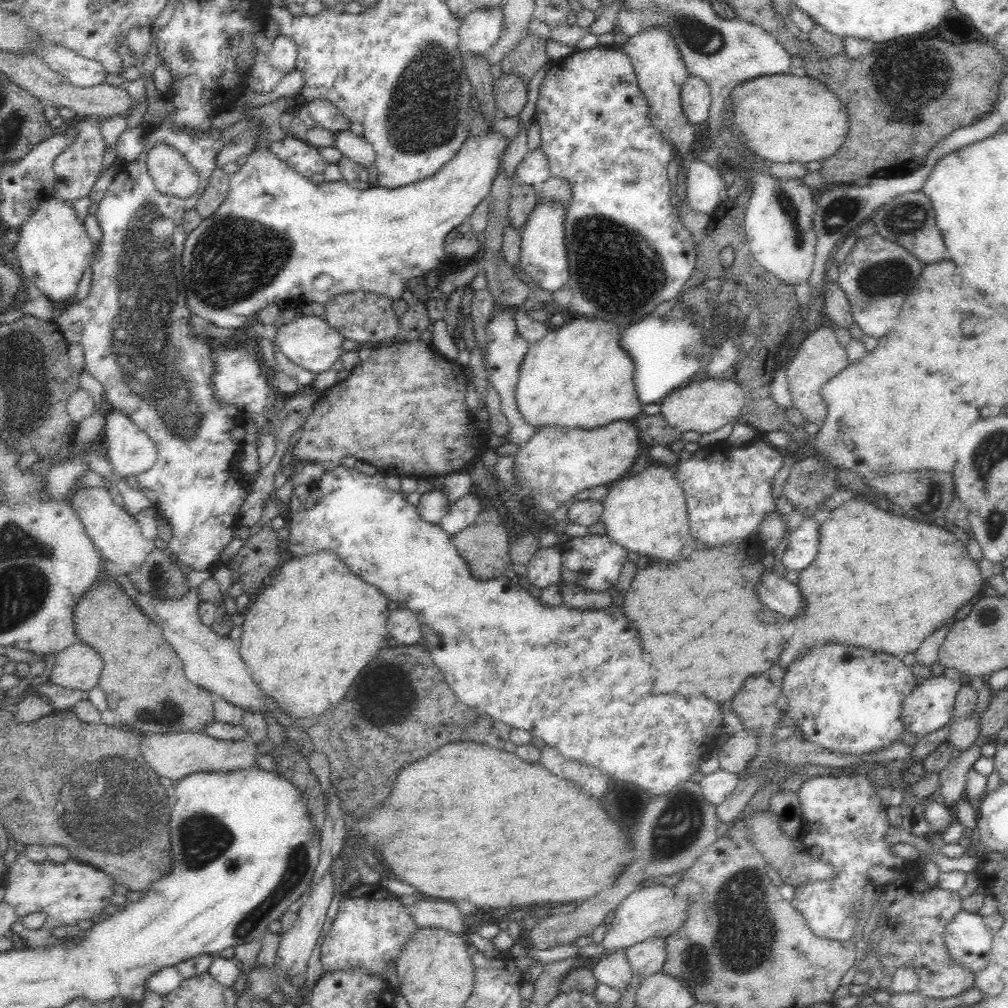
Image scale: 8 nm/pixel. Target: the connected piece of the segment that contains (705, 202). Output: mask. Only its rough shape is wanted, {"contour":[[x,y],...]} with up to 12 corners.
{"contour":[[700,157],[687,161],[686,196],[712,216],[722,204],[720,174]]}

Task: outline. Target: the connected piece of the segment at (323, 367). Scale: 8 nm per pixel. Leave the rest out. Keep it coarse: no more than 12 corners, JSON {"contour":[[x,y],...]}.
{"contour":[[318,316],[278,328],[276,347],[314,376],[344,353],[340,332]]}

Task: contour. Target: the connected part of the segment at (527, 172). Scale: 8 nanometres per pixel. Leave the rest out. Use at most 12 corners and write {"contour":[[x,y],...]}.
{"contour":[[539,147],[524,155],[512,182],[537,188],[550,177]]}

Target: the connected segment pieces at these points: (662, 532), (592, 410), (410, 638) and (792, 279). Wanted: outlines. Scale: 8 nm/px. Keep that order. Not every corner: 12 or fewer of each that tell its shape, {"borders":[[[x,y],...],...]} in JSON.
{"borders":[[[665,464],[614,482],[606,535],[633,559],[676,560],[690,538]],[[569,316],[531,343],[514,388],[536,429],[643,413],[606,320]],[[406,607],[387,618],[388,637],[422,644],[420,621]],[[736,169],[760,267],[792,287],[814,269],[816,210],[802,179]]]}

